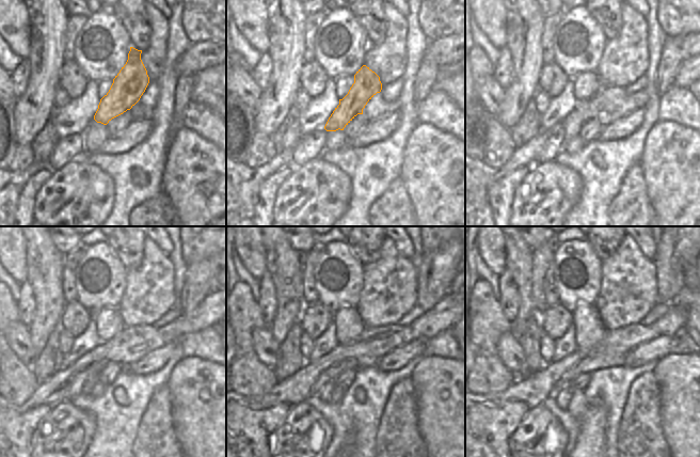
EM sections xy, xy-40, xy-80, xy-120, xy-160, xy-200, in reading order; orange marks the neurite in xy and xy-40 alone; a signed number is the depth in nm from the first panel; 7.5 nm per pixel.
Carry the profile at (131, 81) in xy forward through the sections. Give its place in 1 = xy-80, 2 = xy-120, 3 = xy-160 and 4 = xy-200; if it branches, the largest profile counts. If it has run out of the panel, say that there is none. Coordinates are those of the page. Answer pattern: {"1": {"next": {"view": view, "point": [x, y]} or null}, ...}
{"1": {"next": {"view": "xy-80", "point": [574, 122]}}, "2": {"next": {"view": "xy-120", "point": [89, 384]}}, "3": {"next": {"view": "xy-160", "point": [327, 392]}}, "4": {"next": {"view": "xy-200", "point": [563, 395]}}}

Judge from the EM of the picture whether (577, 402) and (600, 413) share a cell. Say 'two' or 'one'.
one

